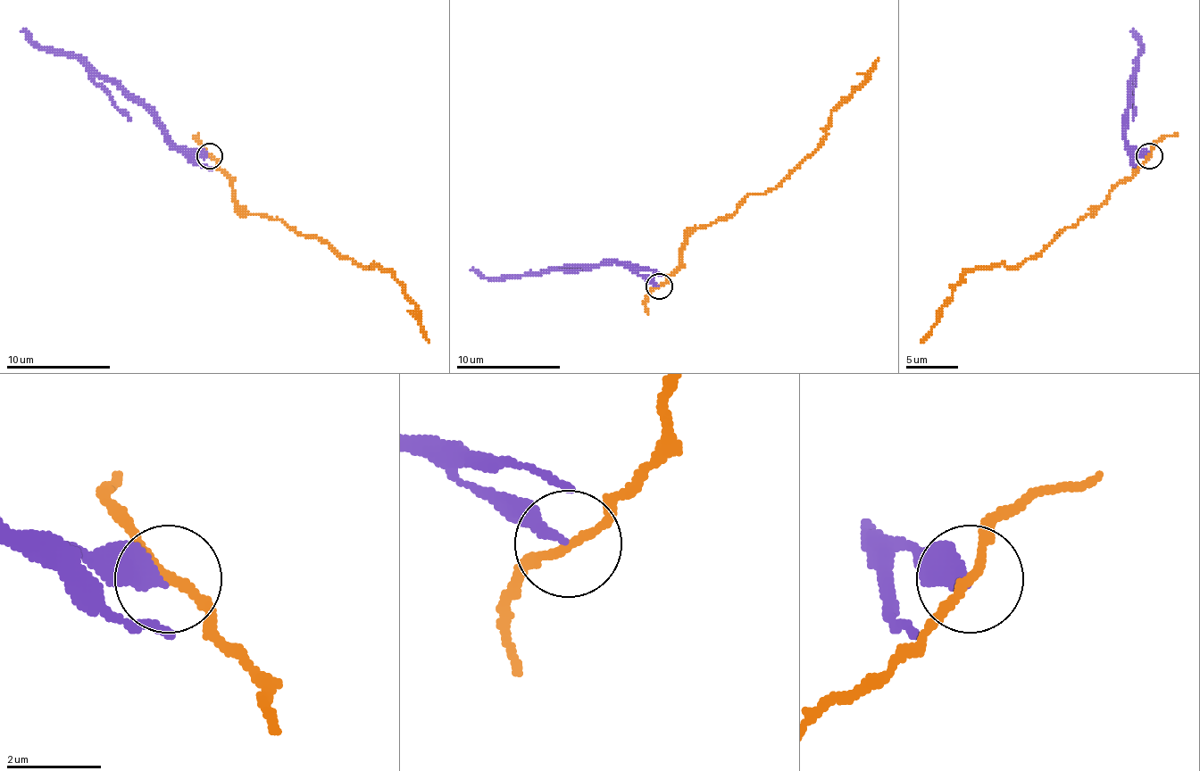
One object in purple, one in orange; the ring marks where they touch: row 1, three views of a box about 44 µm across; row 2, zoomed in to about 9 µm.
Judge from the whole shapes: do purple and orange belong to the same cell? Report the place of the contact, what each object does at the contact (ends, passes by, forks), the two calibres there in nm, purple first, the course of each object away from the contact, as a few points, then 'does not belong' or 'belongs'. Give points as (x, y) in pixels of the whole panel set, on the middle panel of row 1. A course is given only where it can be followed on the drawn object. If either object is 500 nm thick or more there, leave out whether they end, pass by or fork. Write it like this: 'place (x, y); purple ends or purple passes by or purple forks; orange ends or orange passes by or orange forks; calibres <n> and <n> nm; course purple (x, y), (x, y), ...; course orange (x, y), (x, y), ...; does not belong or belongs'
place (659, 286); purple ends; orange passes by; calibres 280 and 170 nm; course purple (658, 286), (619, 261), (548, 267), (525, 275), (491, 277), (480, 277), (472, 269); course orange (658, 286), (697, 227), (766, 194), (818, 147), (879, 58); does not belong

